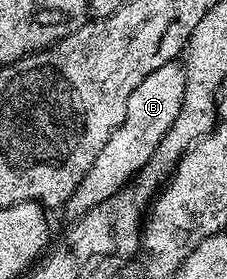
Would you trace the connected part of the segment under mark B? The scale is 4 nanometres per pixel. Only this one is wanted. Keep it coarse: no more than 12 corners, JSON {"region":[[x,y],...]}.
{"region":[[156,67],[132,91],[64,209],[118,196],[180,115],[185,68]]}

